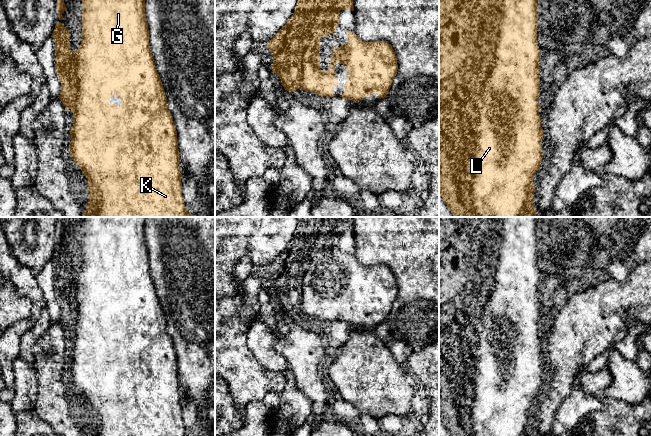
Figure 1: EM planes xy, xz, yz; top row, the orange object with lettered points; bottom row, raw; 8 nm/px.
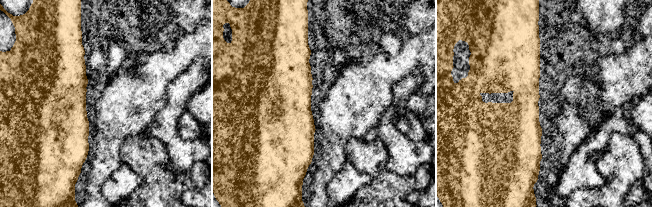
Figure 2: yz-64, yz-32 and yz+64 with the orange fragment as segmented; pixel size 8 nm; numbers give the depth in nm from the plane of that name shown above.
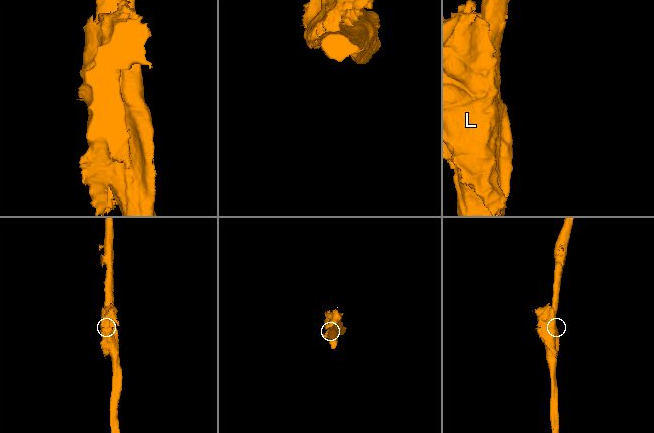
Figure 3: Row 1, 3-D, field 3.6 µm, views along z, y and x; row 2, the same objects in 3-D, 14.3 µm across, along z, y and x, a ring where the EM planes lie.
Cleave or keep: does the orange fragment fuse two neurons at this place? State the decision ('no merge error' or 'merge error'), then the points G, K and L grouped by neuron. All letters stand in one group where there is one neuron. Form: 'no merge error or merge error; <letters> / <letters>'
no merge error; G K L

